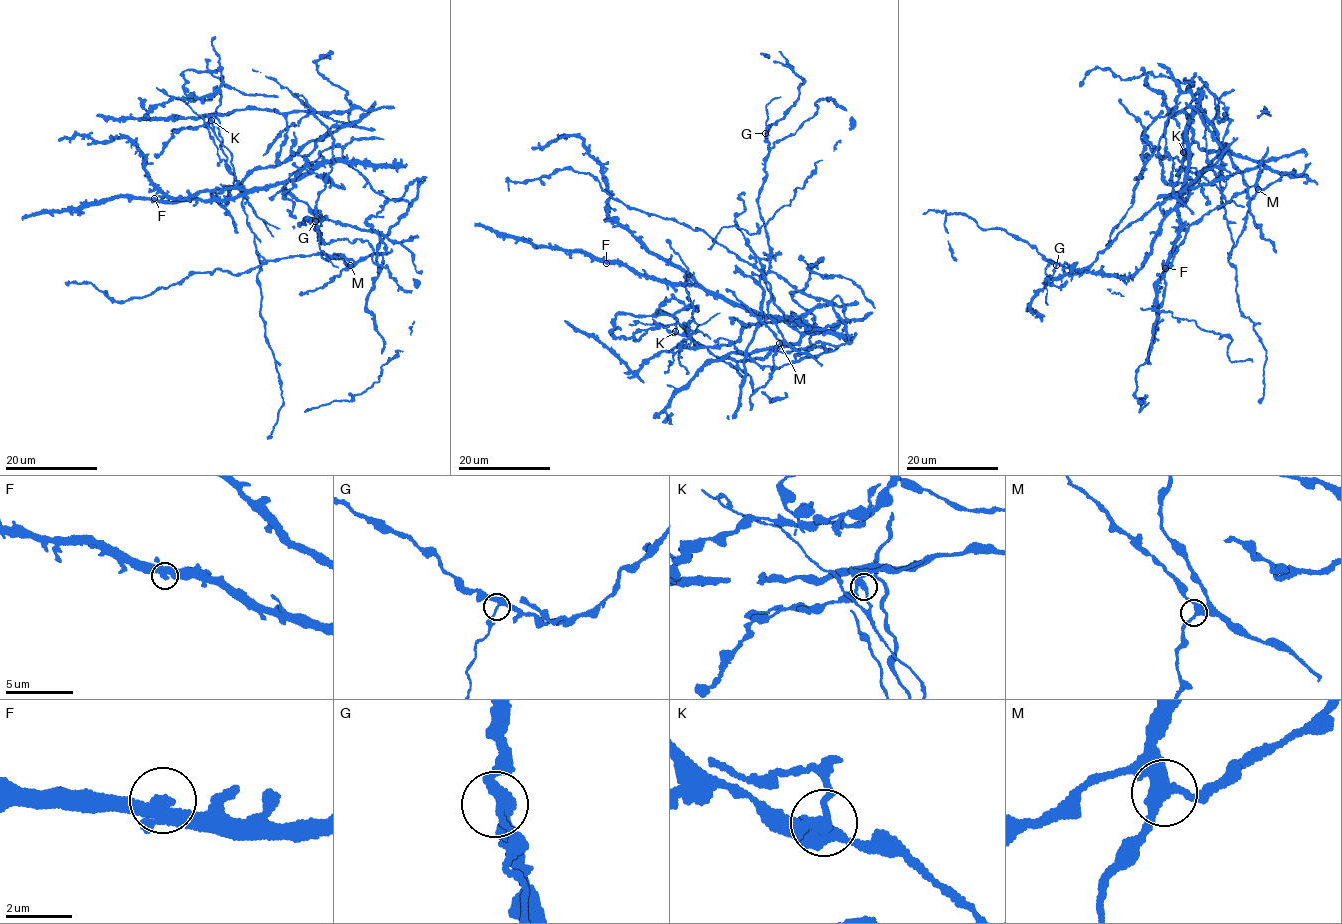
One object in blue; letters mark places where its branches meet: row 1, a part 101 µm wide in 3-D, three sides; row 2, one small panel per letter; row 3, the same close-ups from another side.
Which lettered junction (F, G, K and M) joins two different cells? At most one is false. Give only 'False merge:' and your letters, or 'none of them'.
False merge: K

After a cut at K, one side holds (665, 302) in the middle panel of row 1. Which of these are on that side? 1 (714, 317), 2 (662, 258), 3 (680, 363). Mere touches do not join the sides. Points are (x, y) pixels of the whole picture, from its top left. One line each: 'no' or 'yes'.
1: no
2: yes
3: no

